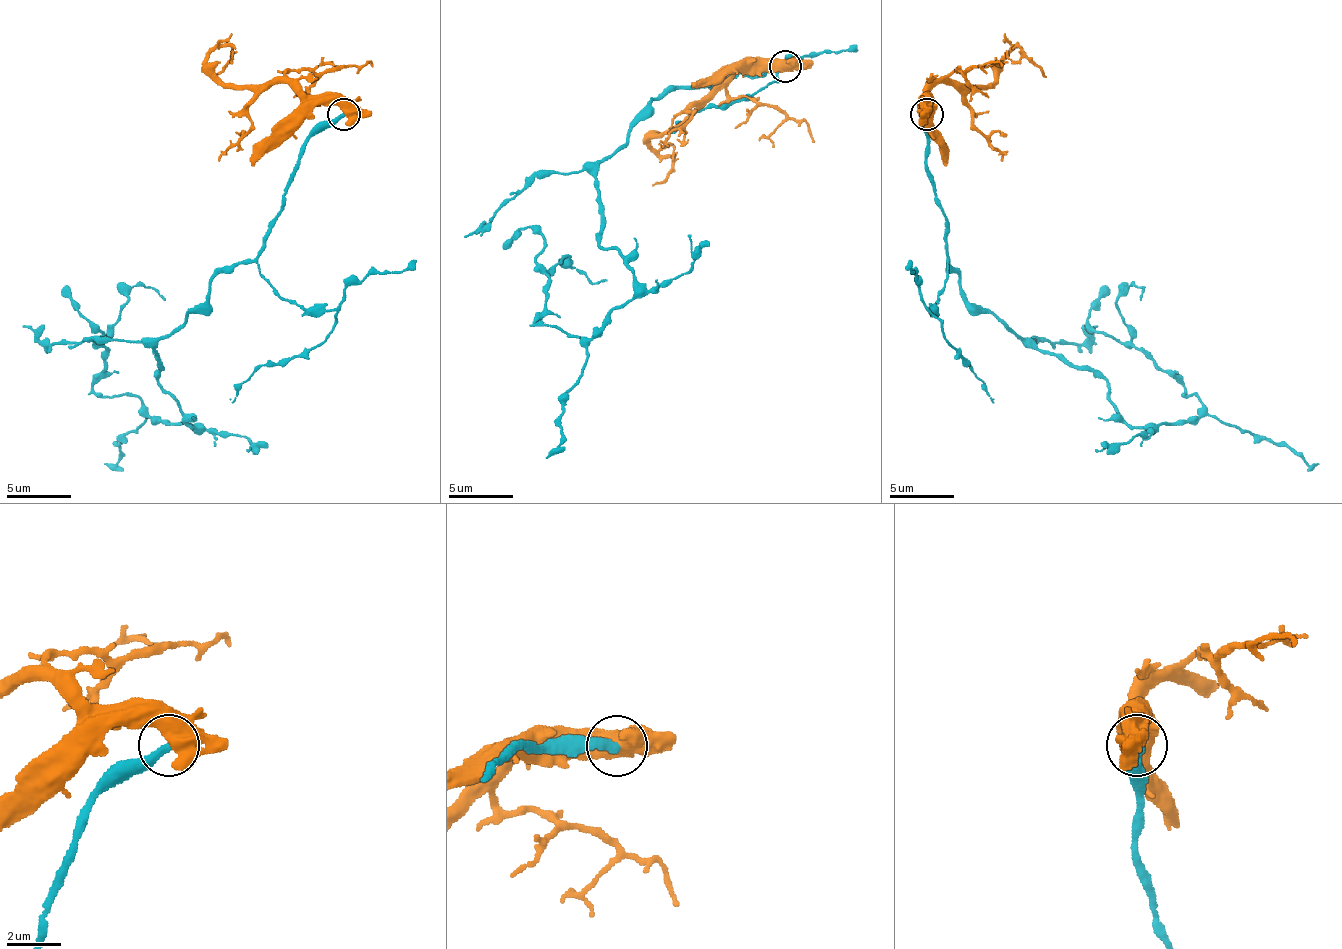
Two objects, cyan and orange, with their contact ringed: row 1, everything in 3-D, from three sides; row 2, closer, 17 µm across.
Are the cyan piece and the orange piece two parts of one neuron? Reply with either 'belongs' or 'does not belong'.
does not belong

